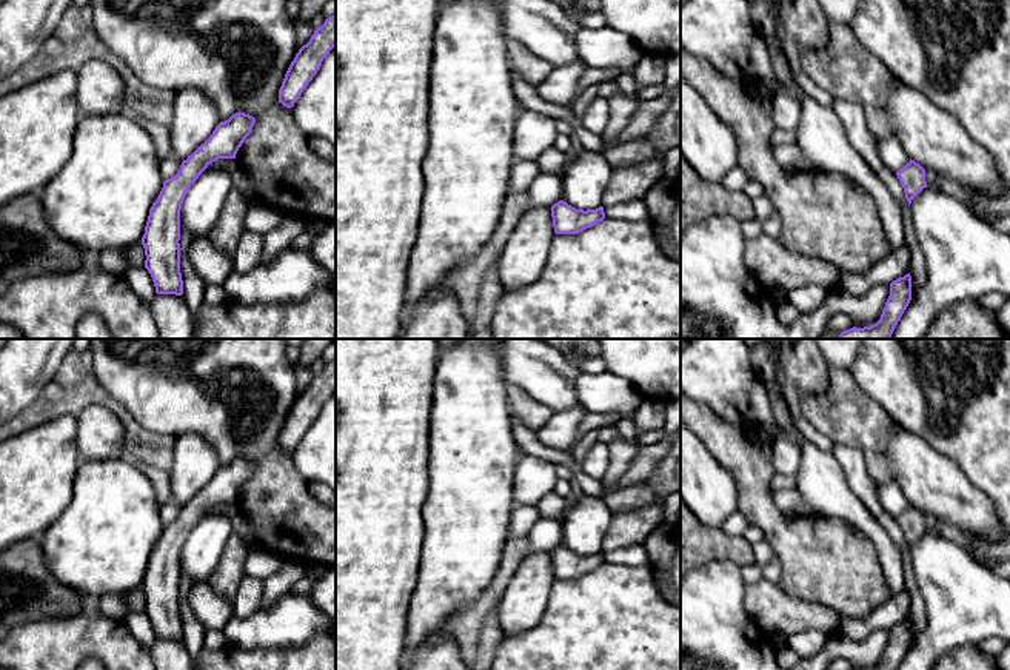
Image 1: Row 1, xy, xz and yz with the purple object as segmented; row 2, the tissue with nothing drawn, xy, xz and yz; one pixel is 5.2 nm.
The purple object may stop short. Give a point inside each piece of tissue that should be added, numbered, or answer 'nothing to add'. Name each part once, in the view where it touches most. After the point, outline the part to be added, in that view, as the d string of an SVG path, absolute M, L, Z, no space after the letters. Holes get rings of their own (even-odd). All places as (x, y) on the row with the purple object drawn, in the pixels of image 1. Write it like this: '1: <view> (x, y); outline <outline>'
nothing to add

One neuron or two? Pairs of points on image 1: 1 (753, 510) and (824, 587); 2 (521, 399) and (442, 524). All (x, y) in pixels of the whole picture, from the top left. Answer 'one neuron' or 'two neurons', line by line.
1: one neuron
2: two neurons

